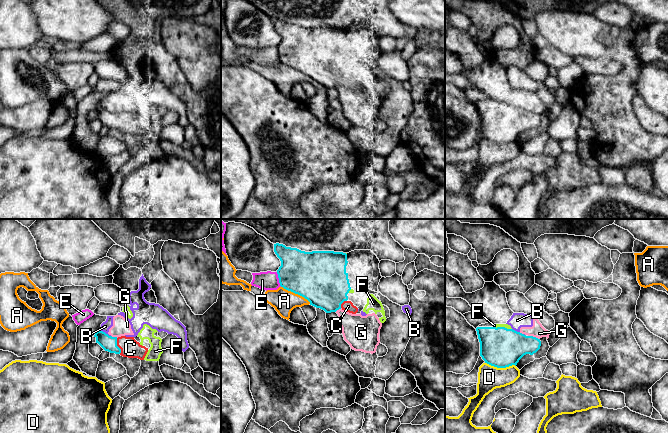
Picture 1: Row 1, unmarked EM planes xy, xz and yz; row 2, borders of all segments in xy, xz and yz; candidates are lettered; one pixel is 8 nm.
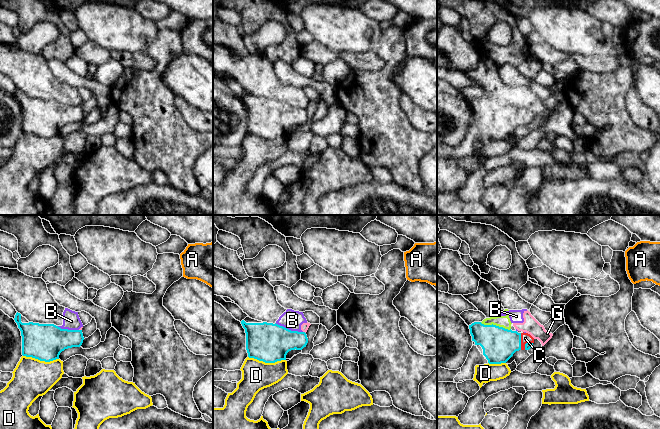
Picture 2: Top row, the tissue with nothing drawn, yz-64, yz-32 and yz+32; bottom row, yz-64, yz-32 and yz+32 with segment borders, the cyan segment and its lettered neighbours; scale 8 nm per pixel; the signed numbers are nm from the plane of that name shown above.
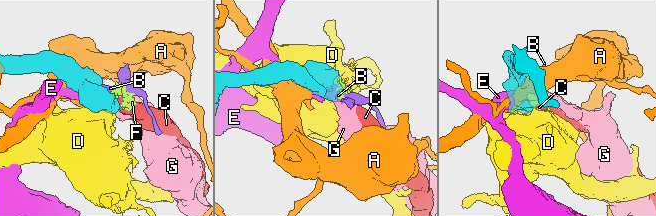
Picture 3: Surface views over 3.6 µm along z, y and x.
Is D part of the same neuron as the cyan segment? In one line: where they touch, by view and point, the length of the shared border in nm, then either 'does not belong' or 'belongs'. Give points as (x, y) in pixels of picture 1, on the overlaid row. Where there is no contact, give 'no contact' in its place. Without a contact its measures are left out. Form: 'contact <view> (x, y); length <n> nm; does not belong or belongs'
contact yz (500, 367); length 260 nm; does not belong

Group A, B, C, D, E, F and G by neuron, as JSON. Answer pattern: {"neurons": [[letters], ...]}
{"neurons": [["A"], ["B", "F", "G"], ["C"], ["D"], ["E"]]}

